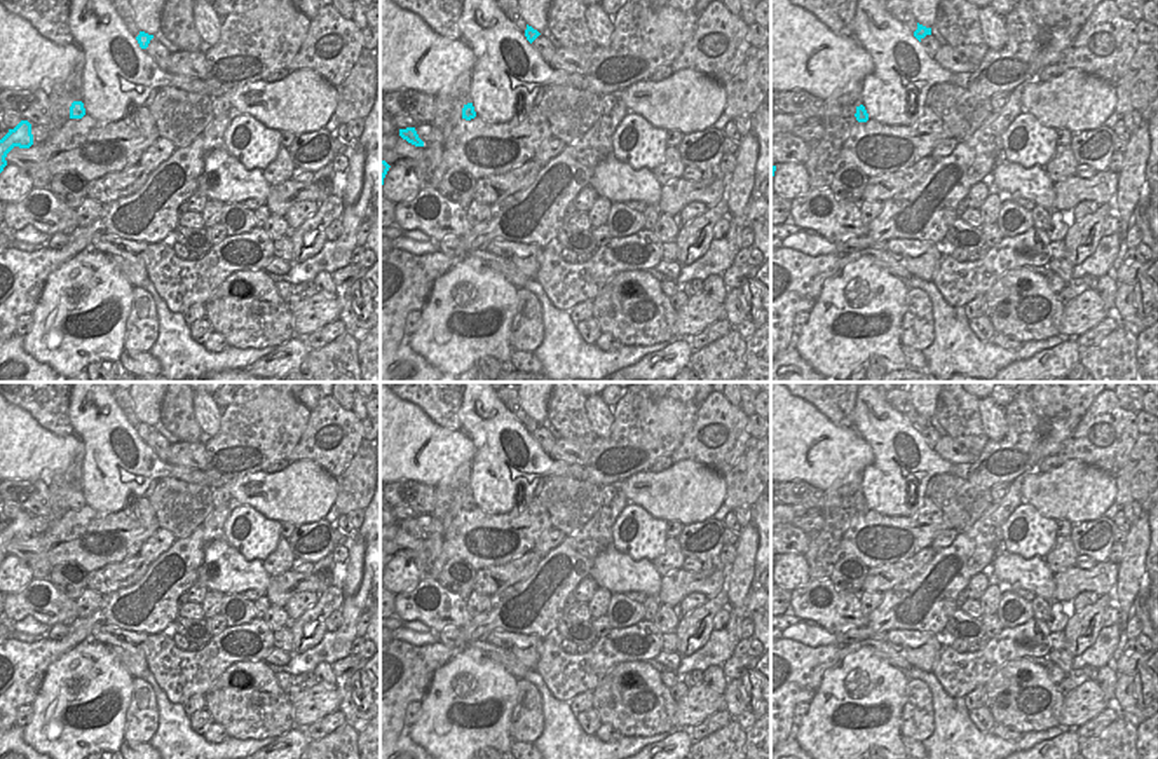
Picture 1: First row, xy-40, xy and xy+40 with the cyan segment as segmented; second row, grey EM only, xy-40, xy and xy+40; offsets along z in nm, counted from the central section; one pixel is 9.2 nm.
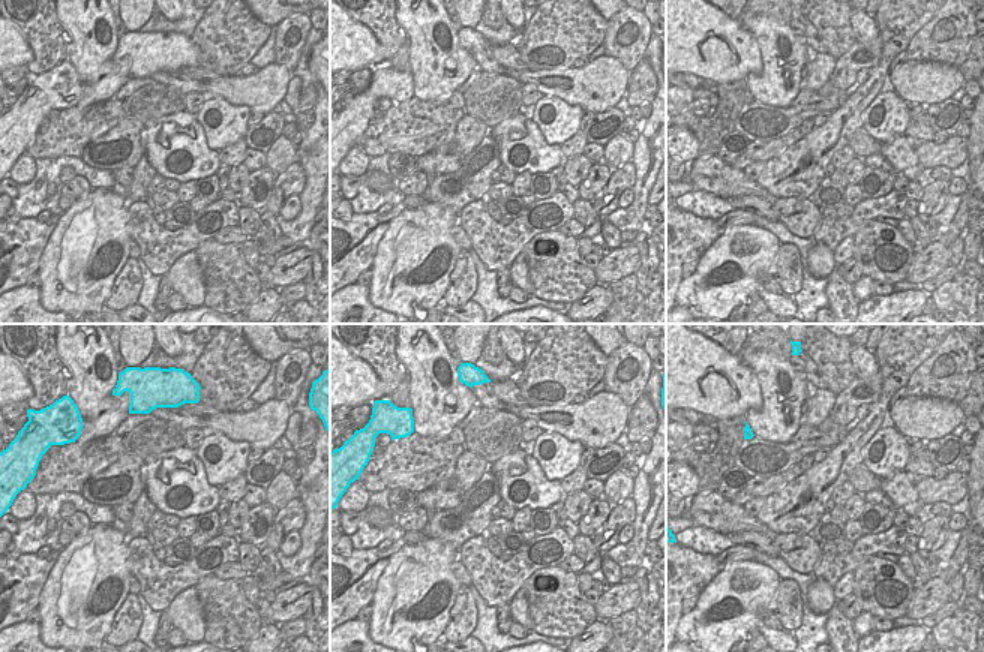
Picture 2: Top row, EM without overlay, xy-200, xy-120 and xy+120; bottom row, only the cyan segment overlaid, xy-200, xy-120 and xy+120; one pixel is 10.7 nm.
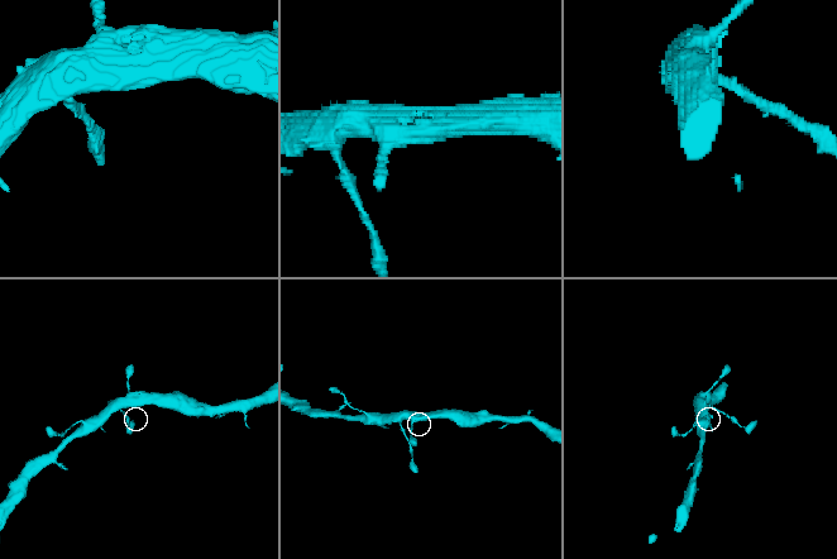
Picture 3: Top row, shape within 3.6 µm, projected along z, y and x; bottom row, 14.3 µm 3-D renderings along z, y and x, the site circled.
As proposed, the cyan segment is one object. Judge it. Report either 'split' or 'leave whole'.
leave whole

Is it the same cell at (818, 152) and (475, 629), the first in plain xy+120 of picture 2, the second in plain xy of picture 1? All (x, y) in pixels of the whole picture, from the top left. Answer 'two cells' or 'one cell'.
one cell

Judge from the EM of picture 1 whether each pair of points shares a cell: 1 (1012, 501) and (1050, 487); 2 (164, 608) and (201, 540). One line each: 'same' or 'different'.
1: different
2: same

